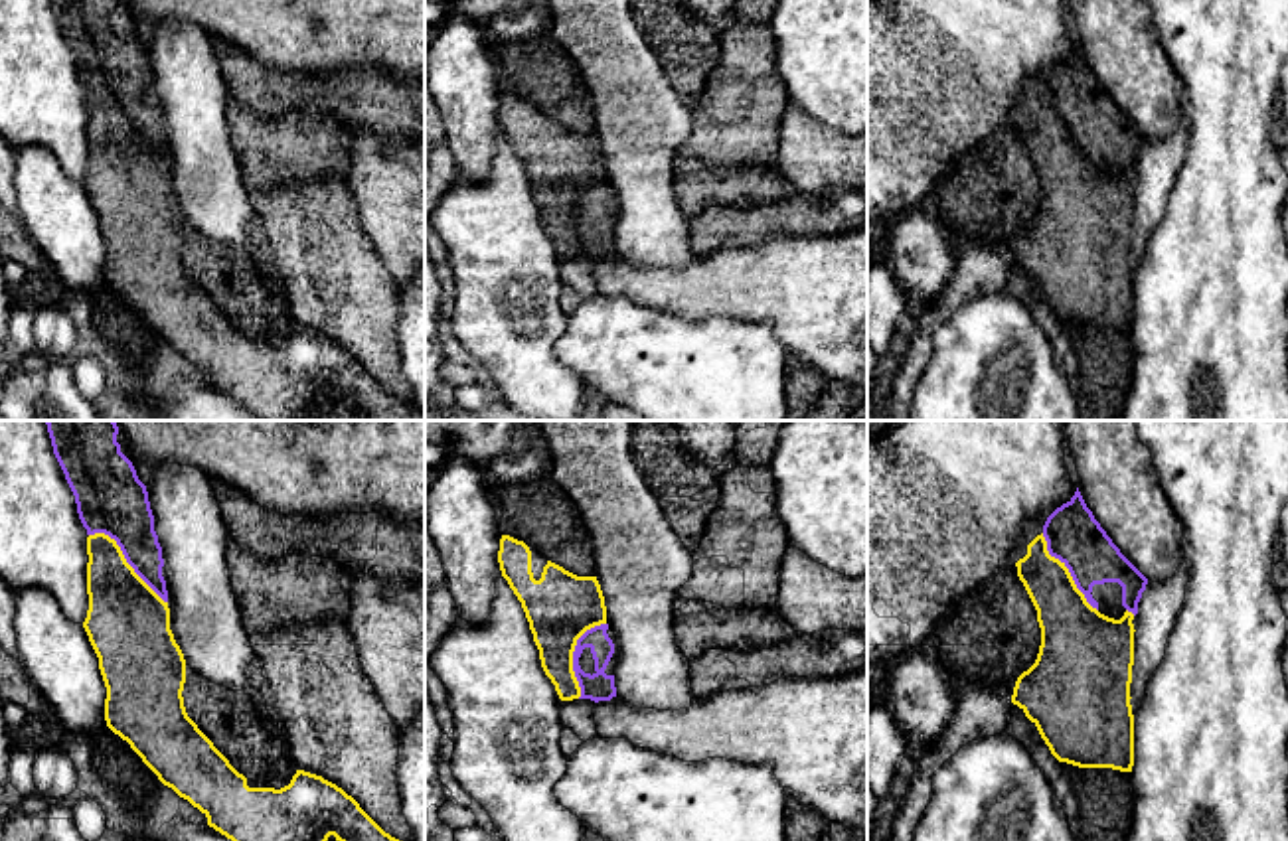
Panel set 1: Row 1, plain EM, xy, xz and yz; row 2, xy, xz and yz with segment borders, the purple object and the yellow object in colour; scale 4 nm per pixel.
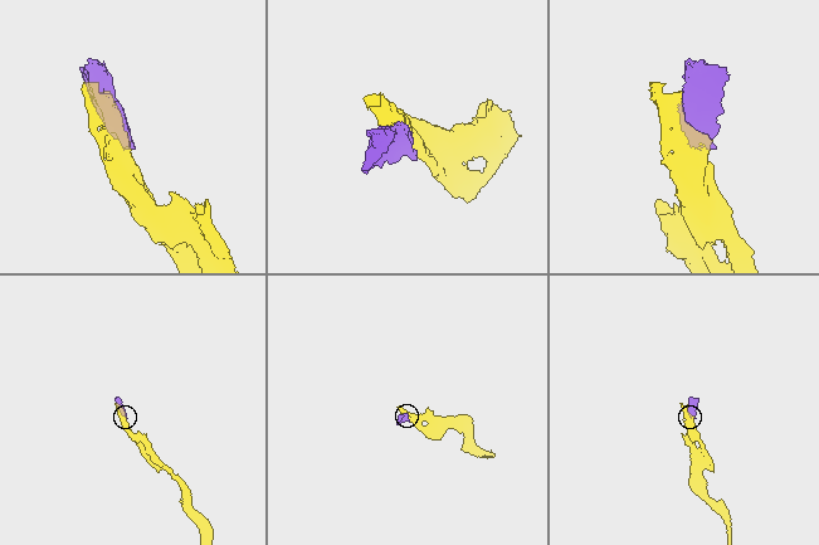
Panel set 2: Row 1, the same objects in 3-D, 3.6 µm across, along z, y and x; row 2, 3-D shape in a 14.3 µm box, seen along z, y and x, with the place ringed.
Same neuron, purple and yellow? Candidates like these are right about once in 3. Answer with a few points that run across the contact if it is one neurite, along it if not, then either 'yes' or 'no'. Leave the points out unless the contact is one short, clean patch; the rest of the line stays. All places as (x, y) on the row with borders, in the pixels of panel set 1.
no

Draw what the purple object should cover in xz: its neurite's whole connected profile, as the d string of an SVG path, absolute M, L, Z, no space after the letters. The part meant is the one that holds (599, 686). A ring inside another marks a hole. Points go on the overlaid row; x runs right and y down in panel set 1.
M608 624L587 630L573 651L573 671L581 687L579 699L610 701L616 697L614 667L618 644Z

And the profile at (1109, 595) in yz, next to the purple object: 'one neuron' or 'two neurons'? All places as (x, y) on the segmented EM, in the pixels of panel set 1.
one neuron

